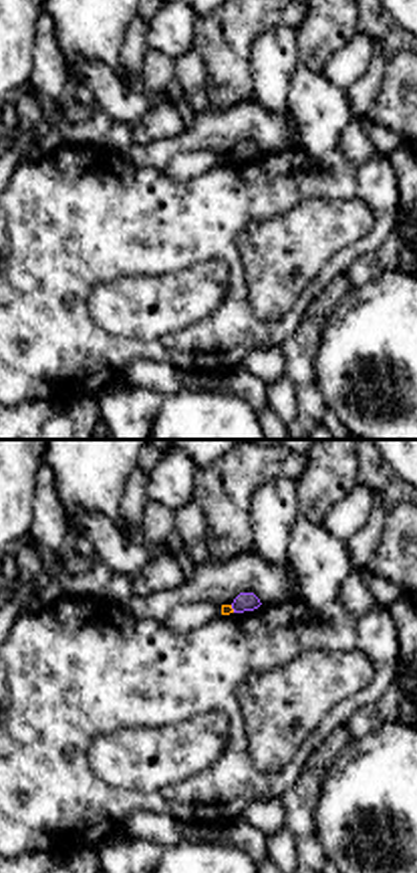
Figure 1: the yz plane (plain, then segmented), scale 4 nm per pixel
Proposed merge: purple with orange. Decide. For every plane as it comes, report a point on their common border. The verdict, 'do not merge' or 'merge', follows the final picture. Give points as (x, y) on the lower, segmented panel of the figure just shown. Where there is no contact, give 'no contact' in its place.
meets purple at (232, 607)

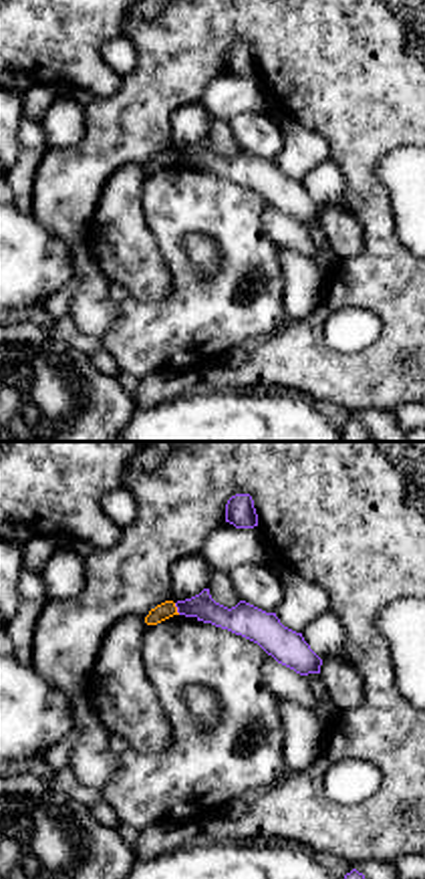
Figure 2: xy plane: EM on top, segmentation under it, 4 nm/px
meets purple at (178, 609)

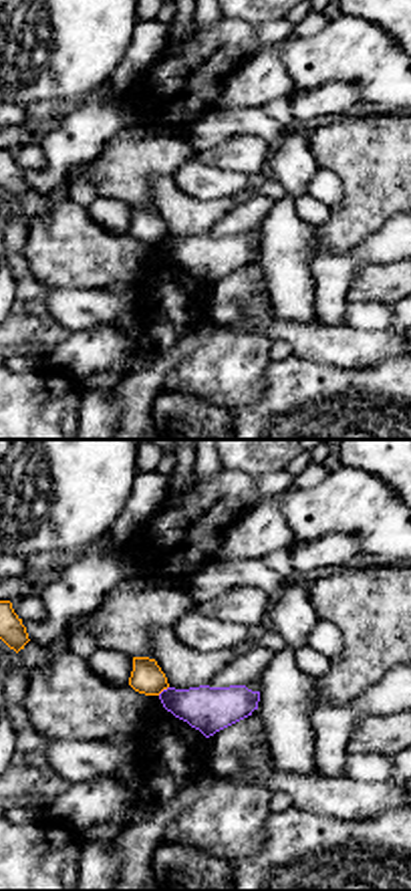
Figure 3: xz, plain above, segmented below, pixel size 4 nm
meets purple at (164, 690)

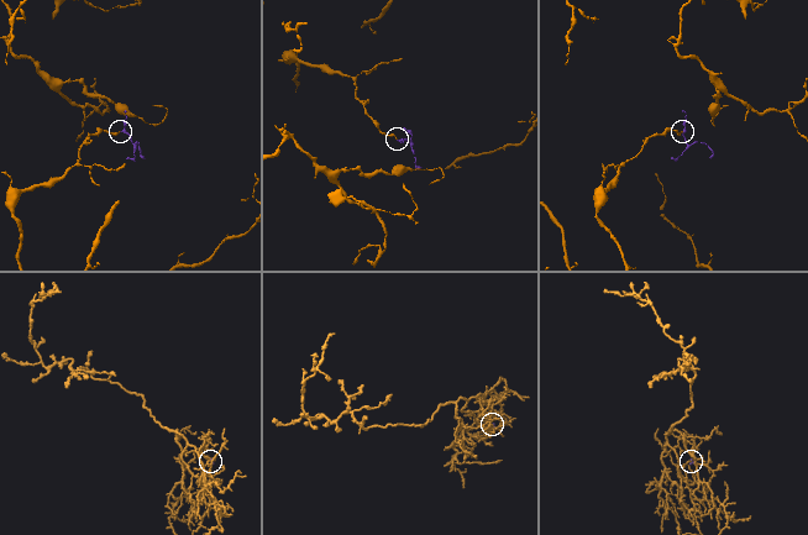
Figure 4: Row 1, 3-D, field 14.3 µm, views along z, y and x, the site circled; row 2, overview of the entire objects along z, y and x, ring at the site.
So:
do not merge

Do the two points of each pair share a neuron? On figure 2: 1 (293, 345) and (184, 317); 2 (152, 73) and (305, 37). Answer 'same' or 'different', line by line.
1: different
2: same

